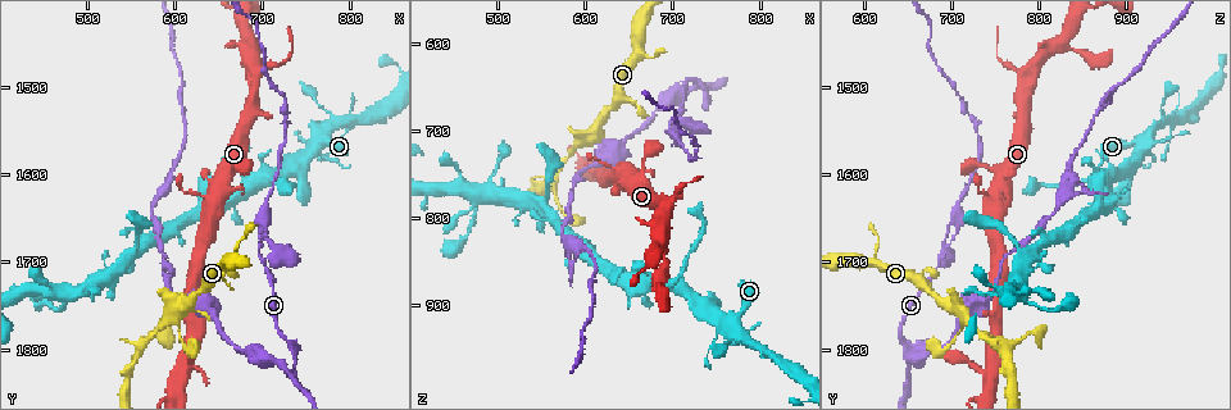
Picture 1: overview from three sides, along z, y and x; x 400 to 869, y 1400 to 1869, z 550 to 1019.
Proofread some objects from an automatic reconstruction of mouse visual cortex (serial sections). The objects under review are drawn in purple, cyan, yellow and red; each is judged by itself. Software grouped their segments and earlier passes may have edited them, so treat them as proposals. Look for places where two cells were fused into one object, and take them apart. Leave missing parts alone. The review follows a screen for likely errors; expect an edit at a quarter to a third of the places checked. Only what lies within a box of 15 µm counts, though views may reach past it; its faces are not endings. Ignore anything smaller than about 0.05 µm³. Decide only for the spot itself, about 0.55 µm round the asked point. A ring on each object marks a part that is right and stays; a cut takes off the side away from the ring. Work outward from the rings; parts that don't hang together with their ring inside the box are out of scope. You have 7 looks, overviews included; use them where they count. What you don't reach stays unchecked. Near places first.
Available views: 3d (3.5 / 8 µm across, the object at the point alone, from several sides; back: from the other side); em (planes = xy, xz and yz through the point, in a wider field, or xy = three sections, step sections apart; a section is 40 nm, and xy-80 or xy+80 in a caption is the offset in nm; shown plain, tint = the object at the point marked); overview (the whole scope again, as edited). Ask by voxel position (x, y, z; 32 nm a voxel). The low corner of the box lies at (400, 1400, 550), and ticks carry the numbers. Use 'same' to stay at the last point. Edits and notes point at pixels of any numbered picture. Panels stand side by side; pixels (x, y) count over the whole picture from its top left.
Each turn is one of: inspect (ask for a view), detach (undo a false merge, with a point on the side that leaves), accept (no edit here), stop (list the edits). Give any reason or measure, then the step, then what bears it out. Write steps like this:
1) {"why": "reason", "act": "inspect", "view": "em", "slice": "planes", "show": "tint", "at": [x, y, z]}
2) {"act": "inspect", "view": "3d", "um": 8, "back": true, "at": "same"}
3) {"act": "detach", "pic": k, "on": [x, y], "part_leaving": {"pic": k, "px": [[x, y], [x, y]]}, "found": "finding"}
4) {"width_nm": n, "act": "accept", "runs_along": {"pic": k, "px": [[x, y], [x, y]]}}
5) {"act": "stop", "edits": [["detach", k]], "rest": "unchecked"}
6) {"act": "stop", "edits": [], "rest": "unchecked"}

{"why": "sudden change in width", "act": "inspect", "view": "3d", "um": 3.5, "at": [650, 1715, 665]}

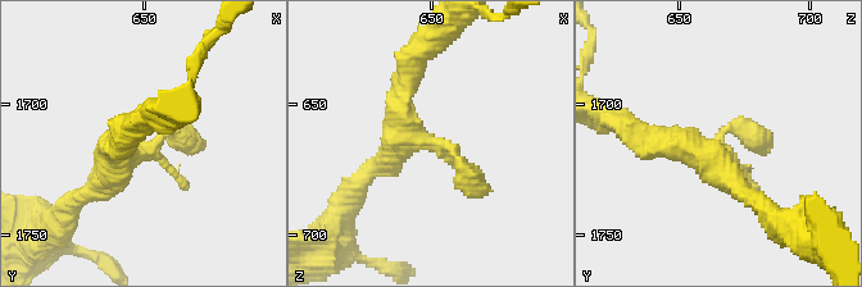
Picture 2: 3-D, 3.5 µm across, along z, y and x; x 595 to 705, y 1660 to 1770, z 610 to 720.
{"act": "inspect", "view": "em", "slice": "planes", "show": "tint", "at": [651, 1719, 665]}

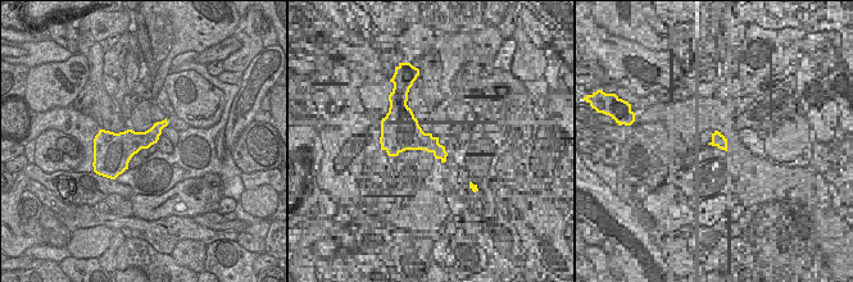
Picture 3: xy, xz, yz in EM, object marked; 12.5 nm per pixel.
{"act": "accept", "runs_along": {"pic": 2, "px": [[402, 82], [402, 132], [449, 147], [481, 191]]}, "found": "all the same cell"}

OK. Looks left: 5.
{"why": "abrupt turn", "act": "inspect", "view": "3d", "um": 3.5, "at": [735, 1825, 650]}

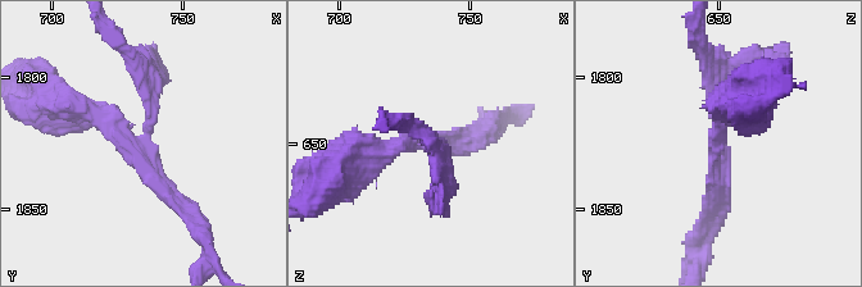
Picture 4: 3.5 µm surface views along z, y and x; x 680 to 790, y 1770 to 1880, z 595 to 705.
{"why": "shape alone is not enough", "act": "inspect", "view": "em", "slice": "xy", "step": 5, "show": "tint", "at": [731, 1824, 651]}

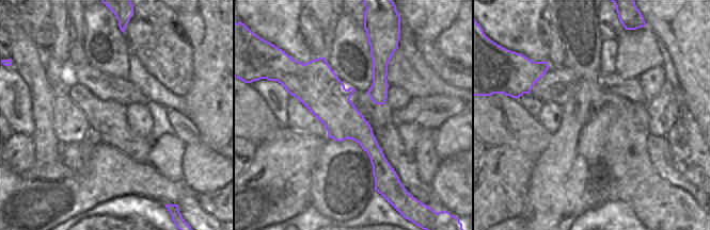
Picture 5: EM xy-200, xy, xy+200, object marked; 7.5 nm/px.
{"arms": 3, "act": "detach", "pic": 4, "on": [388, 150], "part_leaving": {"pic": 4, "px": [[420, 145], [384, 147], [321, 191]]}, "found": "two cells meet here"}

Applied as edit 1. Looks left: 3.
{"why": "redraw", "act": "inspect", "view": "overview"}

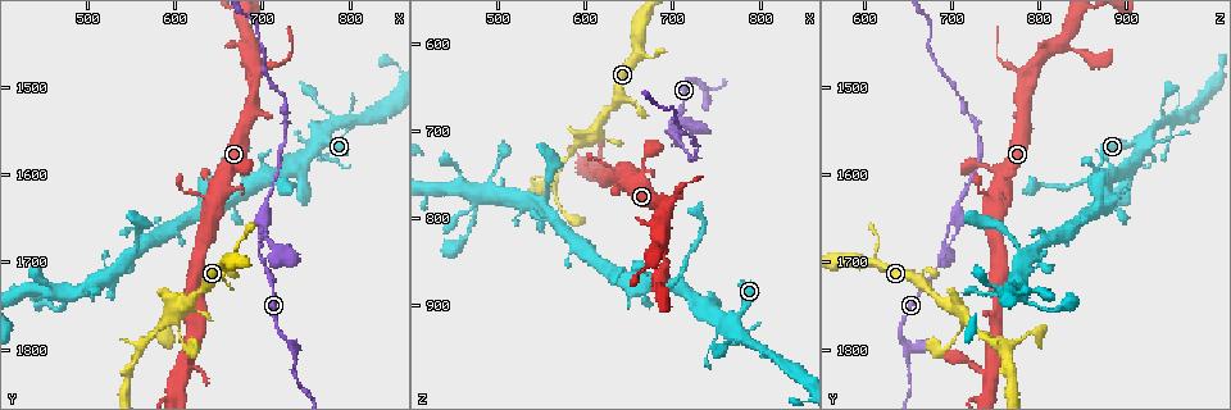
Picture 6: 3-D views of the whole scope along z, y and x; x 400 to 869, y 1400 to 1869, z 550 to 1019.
{"why": "side arm on a straight run", "act": "inspect", "view": "em", "slice": "xy", "step": 3, "show": "tint", "at": [700, 1700, 690]}

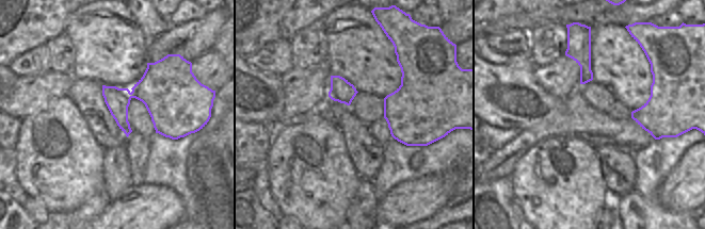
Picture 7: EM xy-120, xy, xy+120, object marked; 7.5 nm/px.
{"why": "see where the arms go", "act": "inspect", "view": "3d", "um": 3.5, "at": "same"}

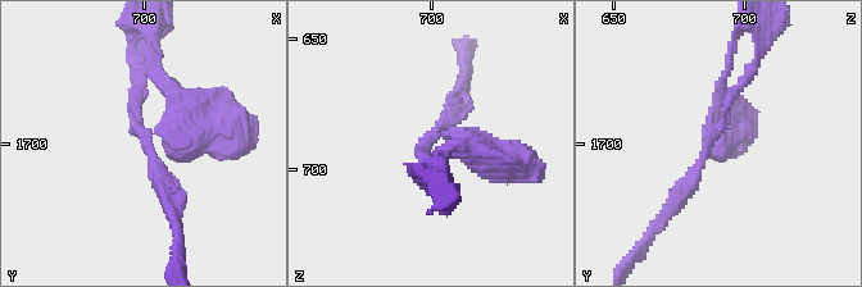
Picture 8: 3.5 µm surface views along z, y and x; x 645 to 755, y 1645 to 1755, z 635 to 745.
{"act": "accept", "runs_along": {"pic": 8, "px": [[674, 208], [749, 71]]}, "found": "one cell here"}

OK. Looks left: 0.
{"act": "stop", "edits": [["detach", 4]], "rest": "unchecked"}

